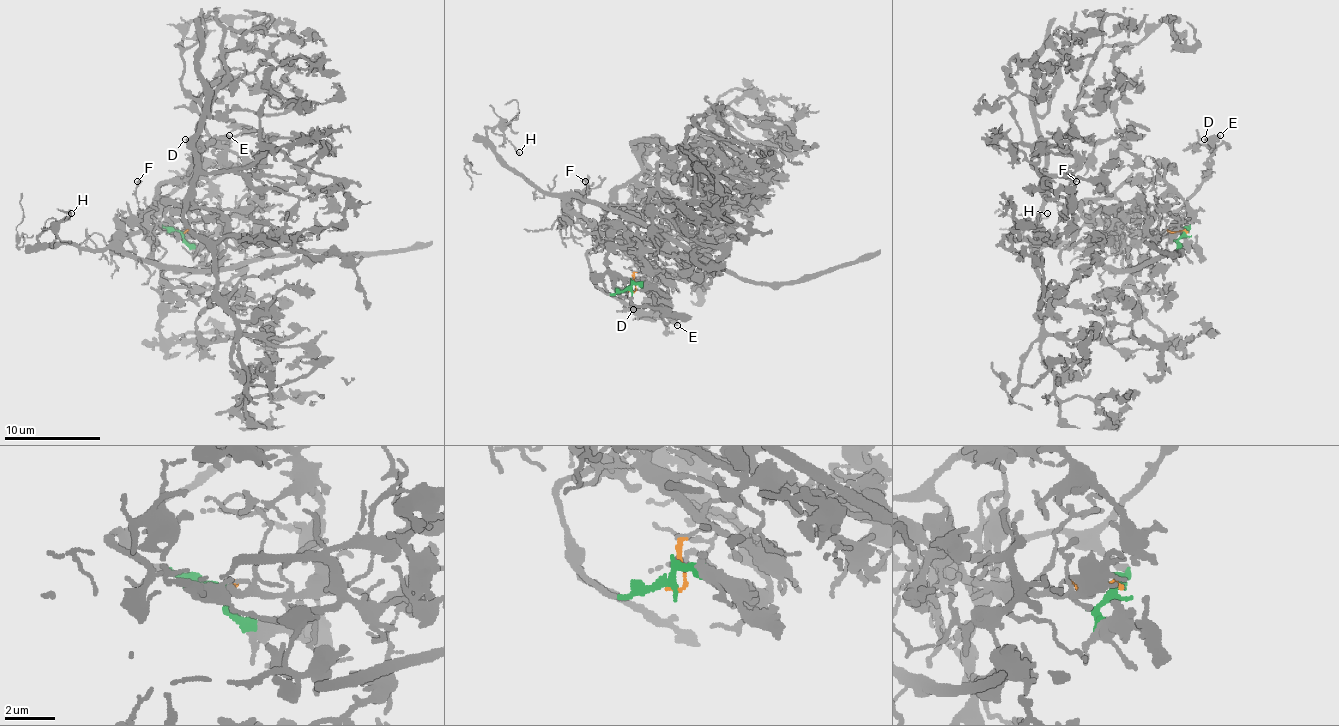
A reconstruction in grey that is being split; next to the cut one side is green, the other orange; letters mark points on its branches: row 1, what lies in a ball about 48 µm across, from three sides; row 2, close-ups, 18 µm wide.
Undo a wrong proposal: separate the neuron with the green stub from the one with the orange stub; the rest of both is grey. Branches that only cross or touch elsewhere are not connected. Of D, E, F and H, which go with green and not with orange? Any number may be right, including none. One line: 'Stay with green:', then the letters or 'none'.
Stay with green: D, E

